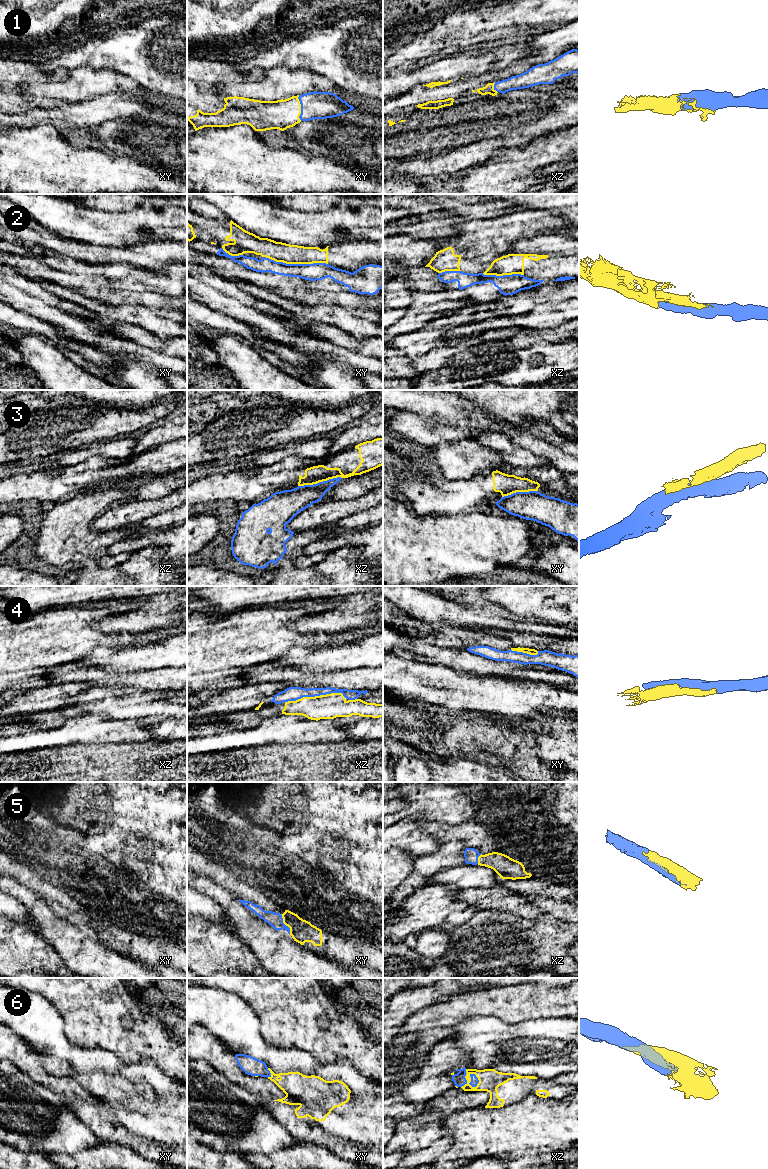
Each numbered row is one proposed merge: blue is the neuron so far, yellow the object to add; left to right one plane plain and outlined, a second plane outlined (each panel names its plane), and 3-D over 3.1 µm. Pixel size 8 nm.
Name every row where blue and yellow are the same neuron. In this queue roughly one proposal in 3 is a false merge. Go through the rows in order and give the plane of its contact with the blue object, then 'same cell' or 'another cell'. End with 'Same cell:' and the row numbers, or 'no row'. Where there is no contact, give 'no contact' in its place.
1: meets blue in xy; same cell
2: meets blue in xy; another cell
3: meets blue in xz; another cell
4: meets blue in xz; same cell
5: meets blue in xy; same cell
6: meets blue in xz; same cell
Same cell: 1, 4, 5, 6

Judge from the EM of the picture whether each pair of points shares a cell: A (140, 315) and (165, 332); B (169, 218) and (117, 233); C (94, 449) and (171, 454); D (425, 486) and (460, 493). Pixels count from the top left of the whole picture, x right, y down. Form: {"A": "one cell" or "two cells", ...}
{"A": "one cell", "B": "one cell", "C": "two cells", "D": "one cell"}

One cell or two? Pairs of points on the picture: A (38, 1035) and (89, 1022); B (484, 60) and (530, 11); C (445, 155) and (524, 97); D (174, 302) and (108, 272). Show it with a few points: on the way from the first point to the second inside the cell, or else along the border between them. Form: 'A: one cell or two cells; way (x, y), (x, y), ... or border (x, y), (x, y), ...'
A: two cells; border (64, 1020), (64, 1033), (67, 1039), (78, 1047)
B: two cells; border (520, 41), (514, 44), (497, 46), (476, 56)
C: one cell; way (464, 135), (490, 124), (504, 113)
D: two cells; border (168, 298), (168, 304), (176, 310)

